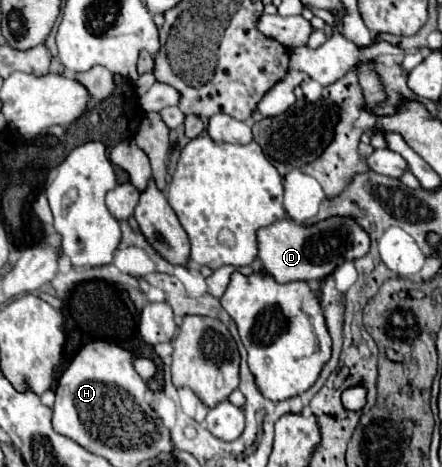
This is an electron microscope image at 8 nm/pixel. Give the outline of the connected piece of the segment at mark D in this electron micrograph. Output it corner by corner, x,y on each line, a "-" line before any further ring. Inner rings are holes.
332,217
326,221
320,221
316,225
298,225
292,219
280,219
268,227
258,229
256,233
258,237
258,259
262,263
262,273
274,277
278,283
290,283
290,281
320,281
324,277
328,277
332,273
334,267
338,267
342,263
342,259
346,261
354,261
358,257
364,257
370,249
370,237
368,233
364,233
364,229
360,229
360,225
348,217

